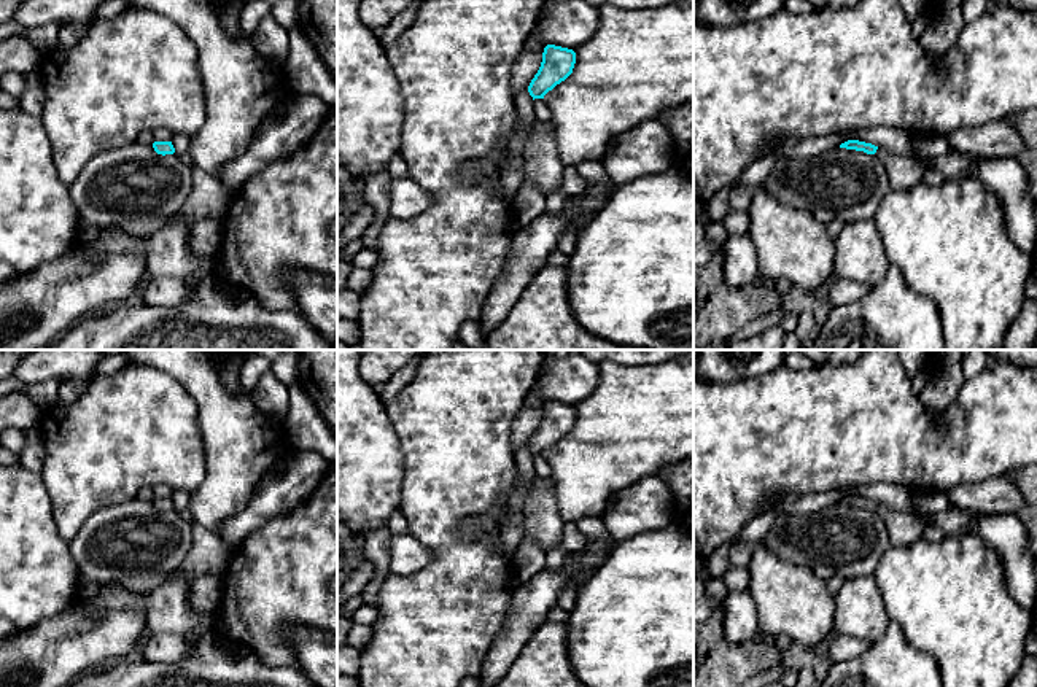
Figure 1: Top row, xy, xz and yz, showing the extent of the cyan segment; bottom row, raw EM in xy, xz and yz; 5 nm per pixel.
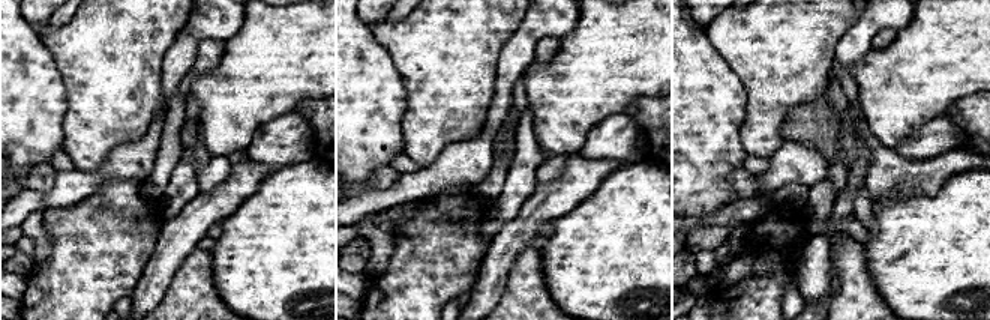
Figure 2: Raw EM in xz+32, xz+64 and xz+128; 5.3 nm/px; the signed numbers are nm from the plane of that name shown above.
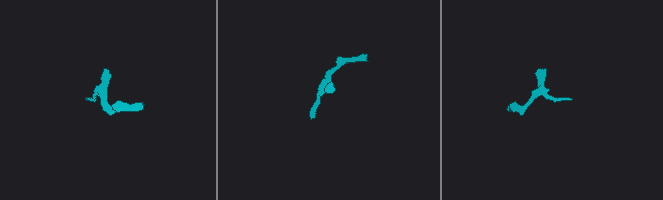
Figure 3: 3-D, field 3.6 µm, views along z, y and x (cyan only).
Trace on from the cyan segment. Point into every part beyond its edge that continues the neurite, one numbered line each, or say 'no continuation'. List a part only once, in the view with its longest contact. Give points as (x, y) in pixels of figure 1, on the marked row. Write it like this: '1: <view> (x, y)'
no continuation

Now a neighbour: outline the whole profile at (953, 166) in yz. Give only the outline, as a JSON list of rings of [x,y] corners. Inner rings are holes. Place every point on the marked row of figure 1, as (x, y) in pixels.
[[[892,127],[841,130],[838,134],[846,135],[849,140],[859,140],[859,142],[872,143],[875,146],[881,146],[889,153],[899,156],[915,157],[926,169],[927,167],[938,169],[943,173],[945,180],[956,180],[965,177],[970,167],[983,157],[978,154],[967,154],[967,153],[951,153],[942,157],[921,156],[911,145],[910,134],[903,130],[895,130]]]

